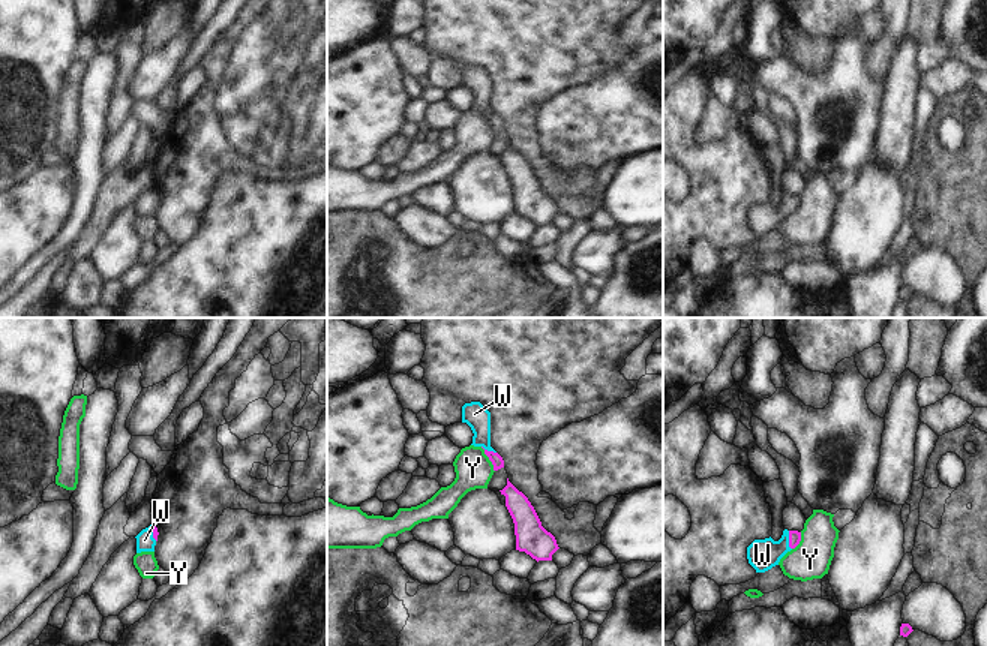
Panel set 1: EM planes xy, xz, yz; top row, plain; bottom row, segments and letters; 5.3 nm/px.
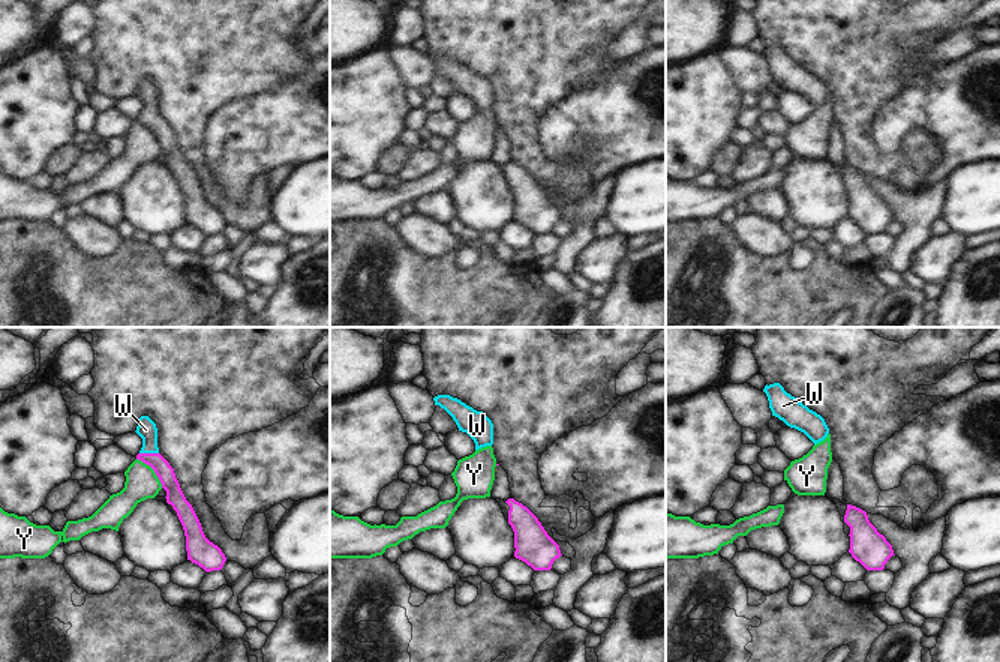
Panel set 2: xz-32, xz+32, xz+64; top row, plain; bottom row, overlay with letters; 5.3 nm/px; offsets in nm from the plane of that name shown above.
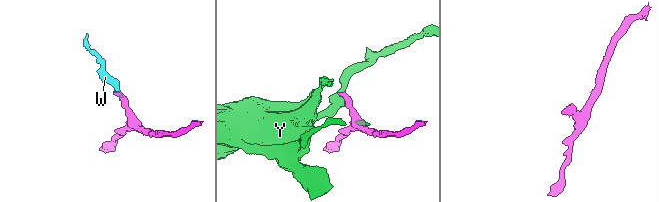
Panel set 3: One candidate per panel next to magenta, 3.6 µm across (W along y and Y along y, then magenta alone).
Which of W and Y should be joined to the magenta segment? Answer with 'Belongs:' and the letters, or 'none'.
Belongs: W

